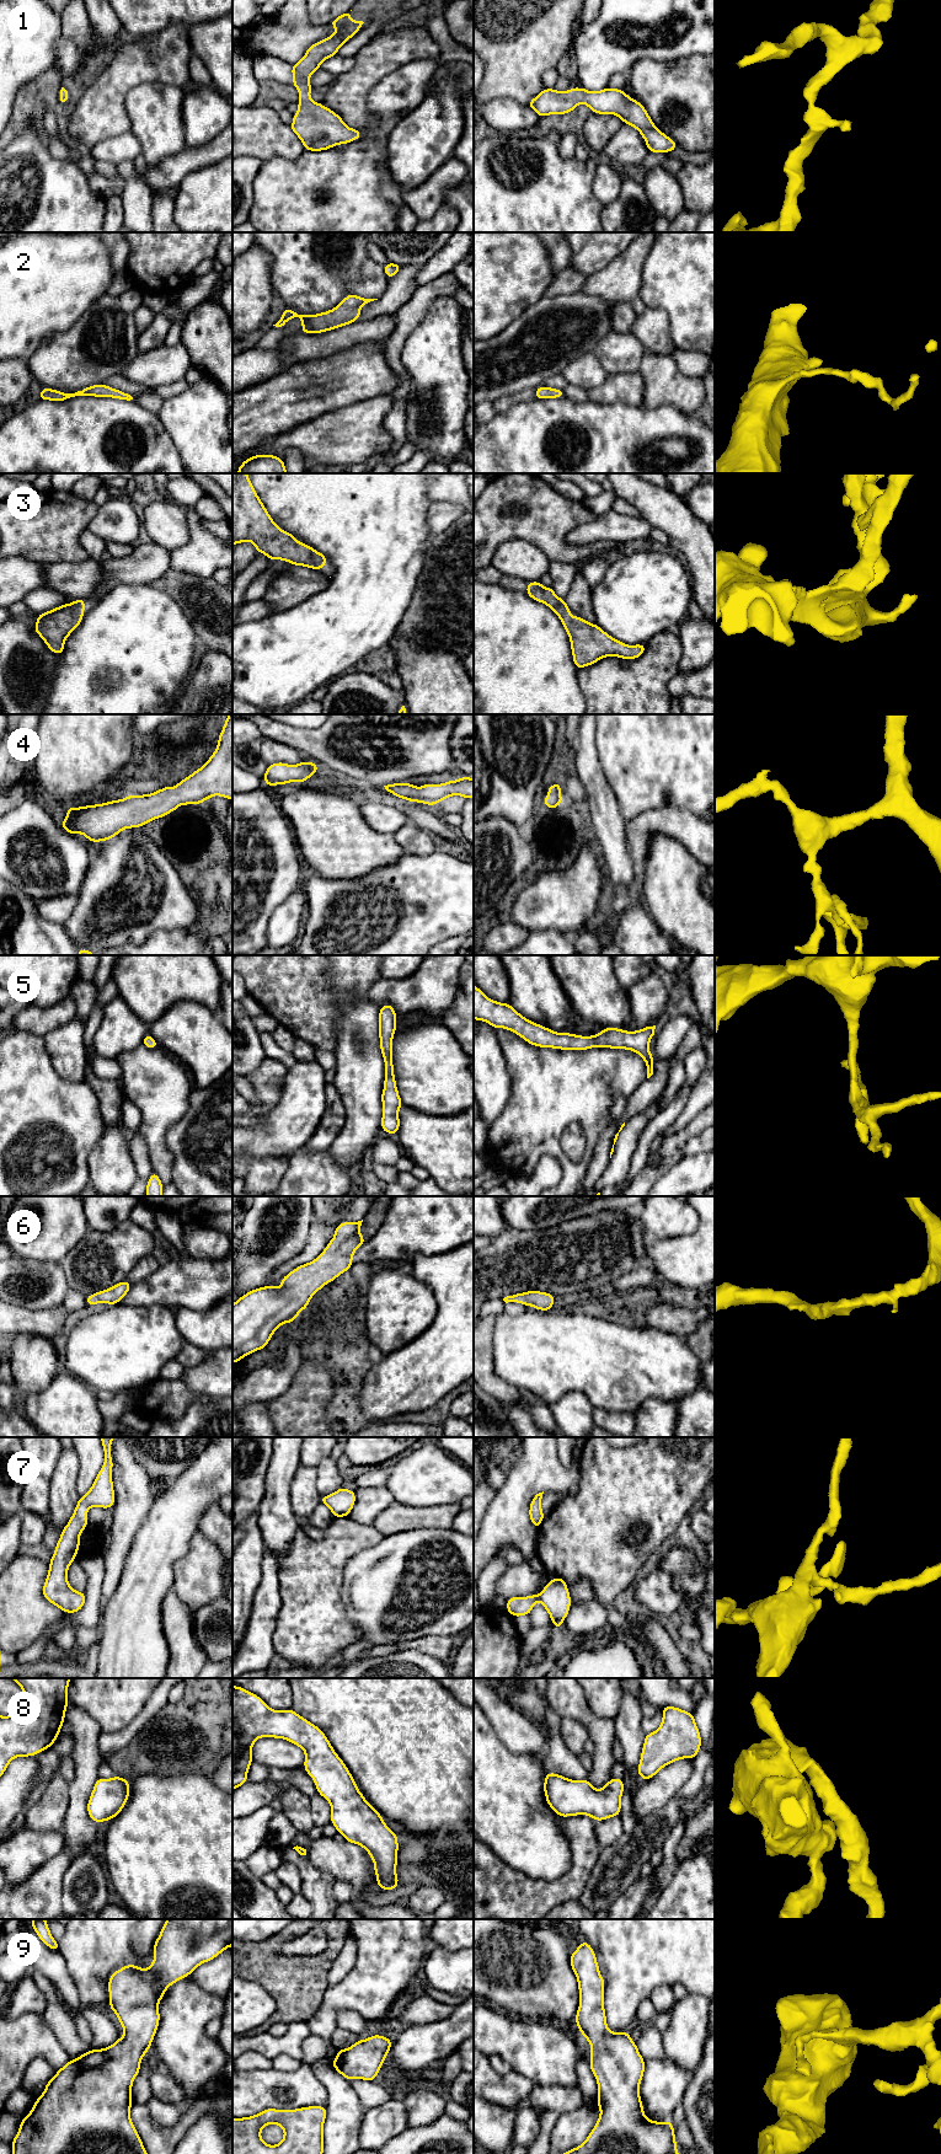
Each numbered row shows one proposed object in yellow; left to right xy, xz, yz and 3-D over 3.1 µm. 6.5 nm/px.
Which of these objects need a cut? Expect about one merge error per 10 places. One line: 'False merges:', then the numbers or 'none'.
False merges: none

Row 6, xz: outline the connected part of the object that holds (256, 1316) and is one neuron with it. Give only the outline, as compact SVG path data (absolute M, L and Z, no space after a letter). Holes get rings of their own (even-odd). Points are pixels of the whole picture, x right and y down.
M363 1220L341 1222L335 1229L335 1237L324 1252L312 1261L295 1268L282 1277L279 1287L267 1285L266 1287L251 1290L232 1304L232 1363L257 1350L264 1349L273 1333L283 1323L293 1323L298 1314L309 1306L311 1297L317 1291L351 1269L353 1254L367 1242L359 1232L362 1222Z

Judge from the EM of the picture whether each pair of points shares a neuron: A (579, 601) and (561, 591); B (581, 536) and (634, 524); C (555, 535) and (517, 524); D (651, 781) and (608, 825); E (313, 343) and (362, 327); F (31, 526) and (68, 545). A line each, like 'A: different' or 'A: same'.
A: different
B: same
C: same
D: different
E: same
F: same

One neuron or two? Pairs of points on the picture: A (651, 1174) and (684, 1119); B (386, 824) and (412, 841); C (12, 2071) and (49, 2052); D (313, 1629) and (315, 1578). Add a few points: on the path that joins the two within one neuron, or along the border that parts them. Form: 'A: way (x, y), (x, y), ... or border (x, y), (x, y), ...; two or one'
A: border (698, 1114), (666, 1139); two
B: way (393, 824), (406, 835); one
C: way (21, 2062), (31, 2052), (41, 2052); one
D: way (313, 1617), (313, 1590); one

